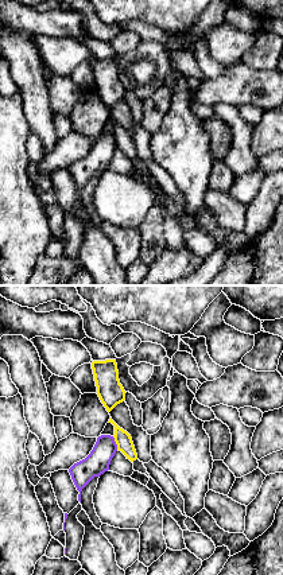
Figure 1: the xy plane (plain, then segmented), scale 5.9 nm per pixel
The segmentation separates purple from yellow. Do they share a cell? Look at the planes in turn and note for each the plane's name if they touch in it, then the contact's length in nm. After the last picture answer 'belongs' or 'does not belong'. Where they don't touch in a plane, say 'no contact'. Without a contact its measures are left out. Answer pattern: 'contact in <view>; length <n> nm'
contact in xy; length 90 nm

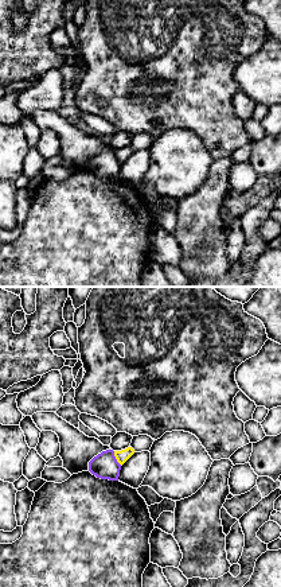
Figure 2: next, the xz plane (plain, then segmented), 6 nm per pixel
contact in xz; length 100 nm

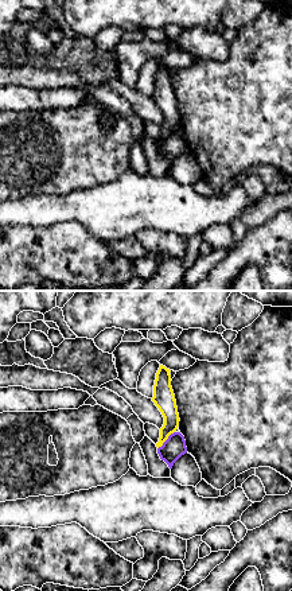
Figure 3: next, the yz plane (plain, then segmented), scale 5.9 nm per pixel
contact in yz; length 150 nm

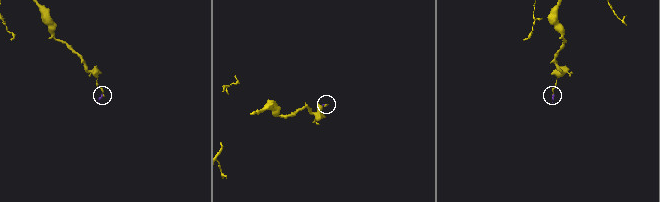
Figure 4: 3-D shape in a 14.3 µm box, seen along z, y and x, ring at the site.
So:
does not belong

